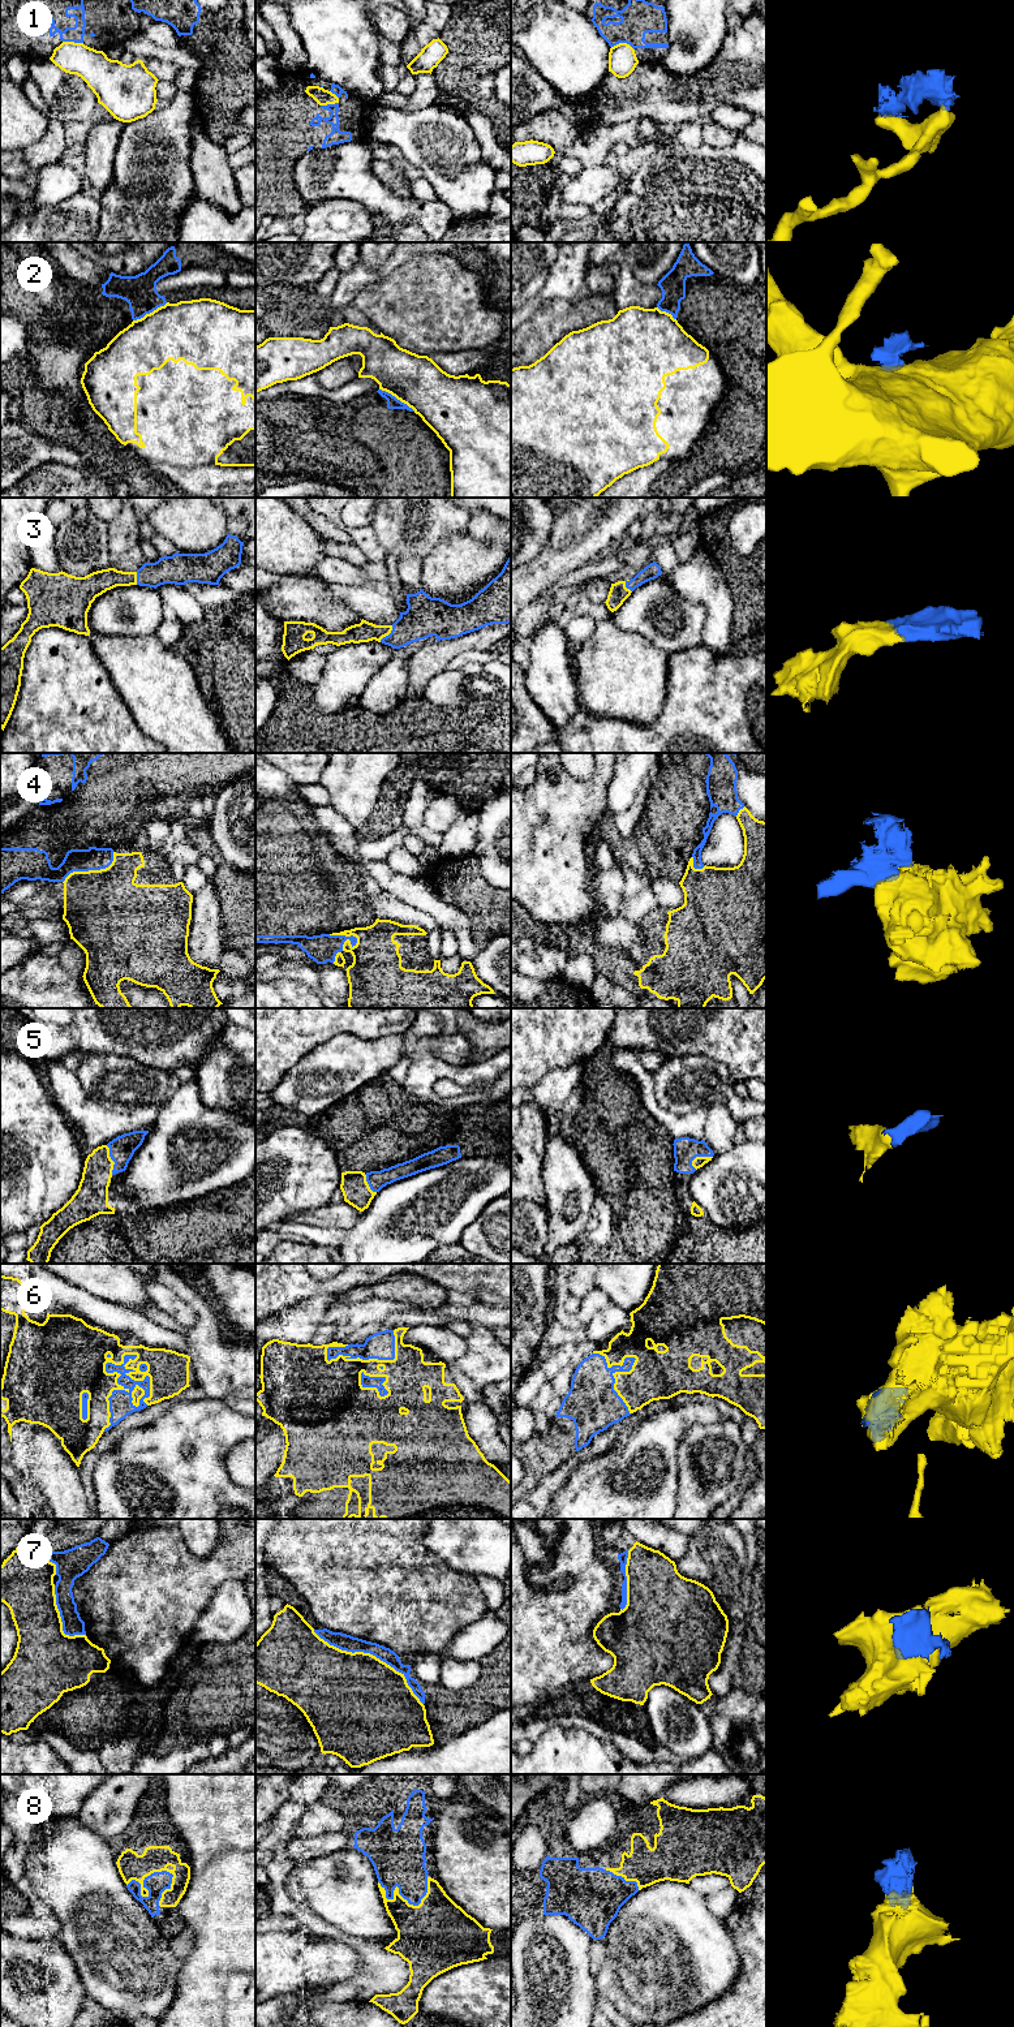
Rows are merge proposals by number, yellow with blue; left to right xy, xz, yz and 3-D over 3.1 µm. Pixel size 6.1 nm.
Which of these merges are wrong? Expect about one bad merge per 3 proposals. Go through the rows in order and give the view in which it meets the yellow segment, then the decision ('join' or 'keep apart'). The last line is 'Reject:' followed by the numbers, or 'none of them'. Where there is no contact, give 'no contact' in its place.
1: contact in yz; keep apart
2: contact in xz; keep apart
3: contact in xz; join
4: contact in xz; join
5: contact in xy; join
6: contact in xy; join
7: contact in xz; keep apart
8: contact in xy; join
Reject: 1, 2, 7

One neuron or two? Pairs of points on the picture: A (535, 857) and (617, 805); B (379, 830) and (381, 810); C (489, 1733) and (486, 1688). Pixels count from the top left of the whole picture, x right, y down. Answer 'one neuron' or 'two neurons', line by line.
A: two neurons
B: one neuron
C: two neurons

